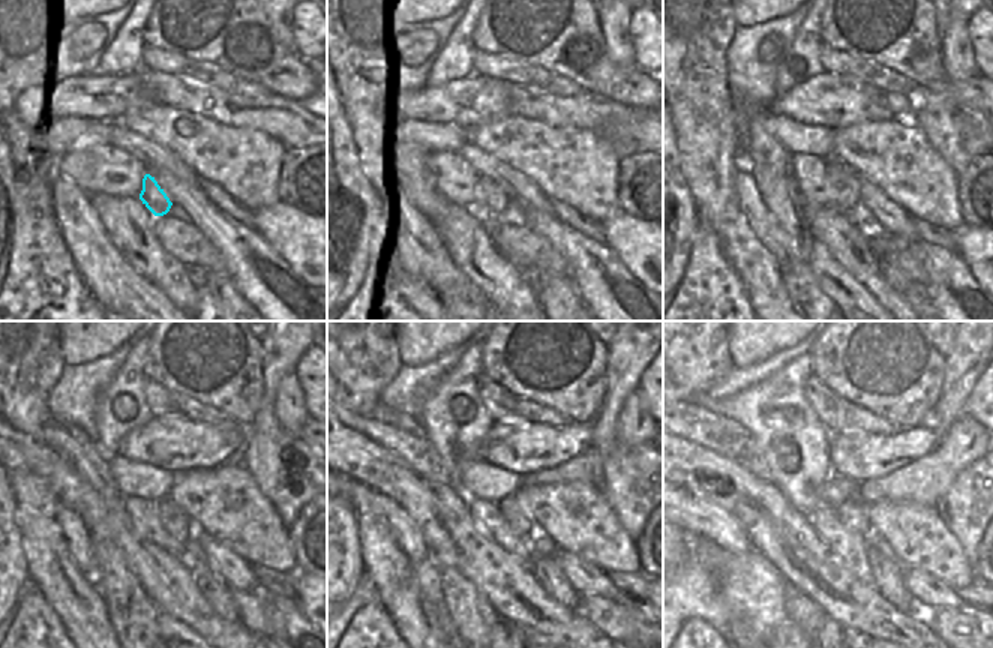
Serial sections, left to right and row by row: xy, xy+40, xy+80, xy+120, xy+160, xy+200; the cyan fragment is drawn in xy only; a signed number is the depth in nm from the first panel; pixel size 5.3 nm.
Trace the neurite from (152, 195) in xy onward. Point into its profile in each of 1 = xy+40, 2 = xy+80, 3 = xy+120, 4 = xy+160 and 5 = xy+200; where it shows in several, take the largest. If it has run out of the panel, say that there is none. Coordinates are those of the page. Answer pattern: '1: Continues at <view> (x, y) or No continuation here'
1: Continues at xy+40 (498, 195)
2: Continues at xy+80 (842, 177)
3: Continues at xy+120 (180, 527)
4: Continues at xy+160 (519, 524)
5: Continues at xy+200 (852, 512)

